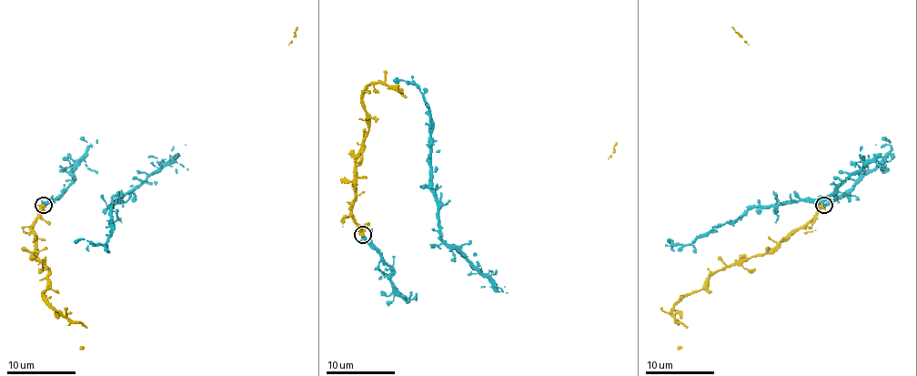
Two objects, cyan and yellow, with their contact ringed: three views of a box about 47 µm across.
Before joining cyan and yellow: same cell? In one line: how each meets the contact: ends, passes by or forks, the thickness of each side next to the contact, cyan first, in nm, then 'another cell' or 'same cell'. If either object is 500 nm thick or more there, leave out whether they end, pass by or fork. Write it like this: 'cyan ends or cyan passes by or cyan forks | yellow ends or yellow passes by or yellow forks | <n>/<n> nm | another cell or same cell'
300/550 nm | same cell

